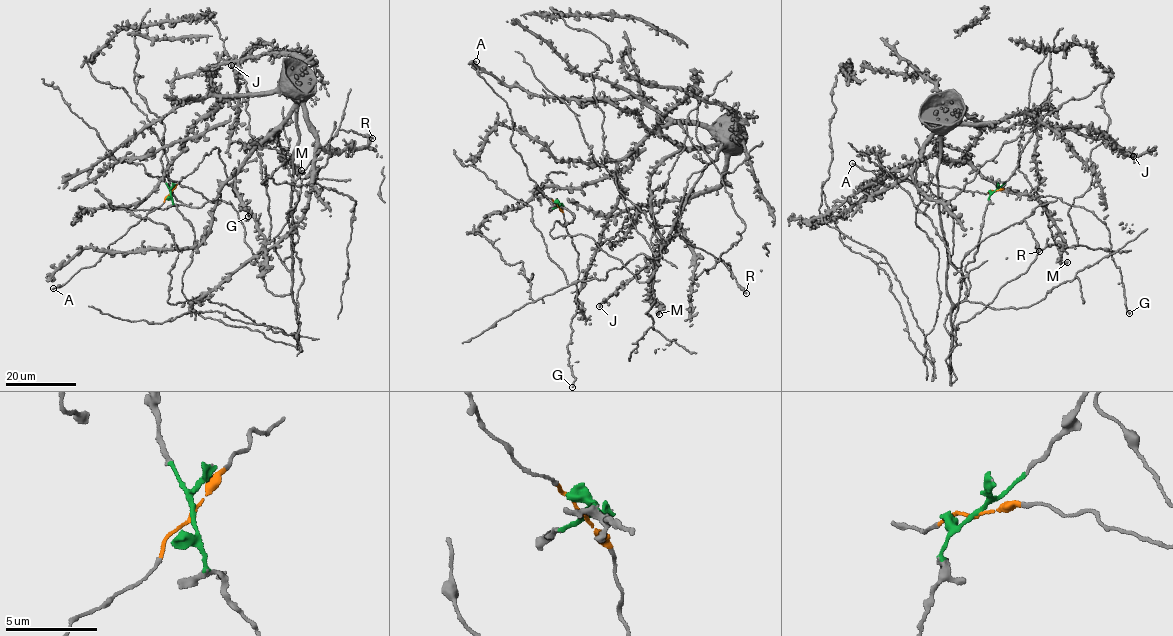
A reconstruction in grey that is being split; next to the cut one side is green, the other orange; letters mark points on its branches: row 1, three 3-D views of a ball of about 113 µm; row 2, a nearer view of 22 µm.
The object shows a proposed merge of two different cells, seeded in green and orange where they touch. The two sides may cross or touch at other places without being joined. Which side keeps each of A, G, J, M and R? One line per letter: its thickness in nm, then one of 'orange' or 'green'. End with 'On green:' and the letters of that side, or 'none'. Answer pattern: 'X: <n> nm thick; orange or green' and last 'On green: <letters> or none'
A: 200 nm thick; orange
G: 240 nm thick; orange
J: 400 nm thick; green
M: 500 nm thick; green
R: 220 nm thick; green
On green: J, M, R

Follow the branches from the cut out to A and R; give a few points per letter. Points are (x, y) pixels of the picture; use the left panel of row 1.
A: (171, 193), (109, 245), (108, 251), (94, 265), (81, 269), (66, 283), (53, 288)
R: (171, 193), (194, 232), (192, 307), (295, 346), (275, 237), (295, 180), (338, 130), (373, 138)

